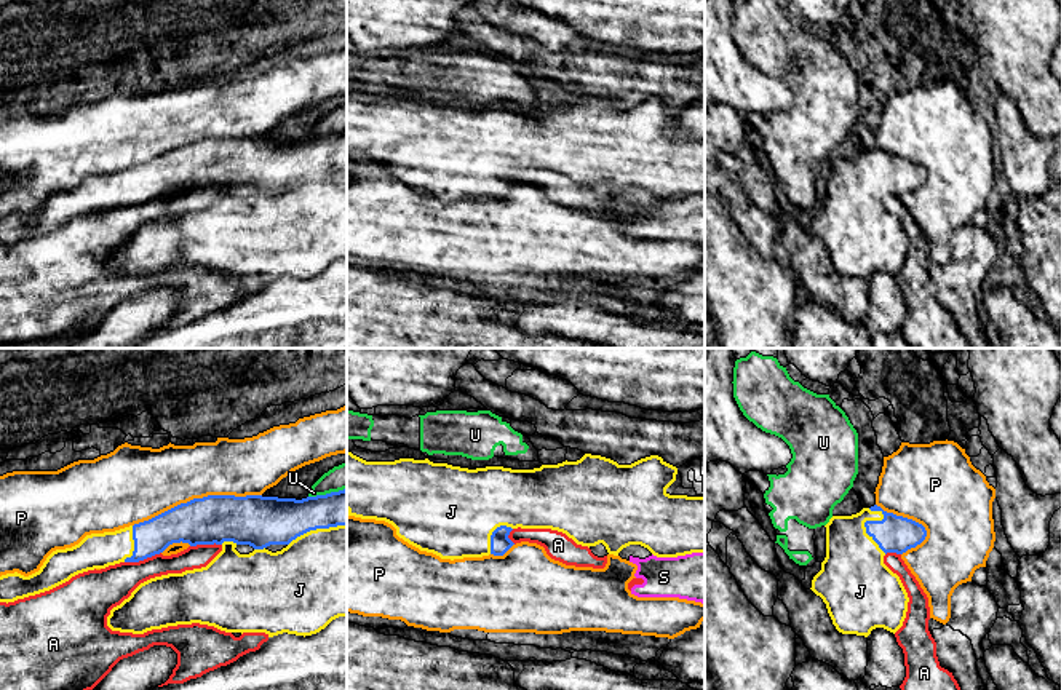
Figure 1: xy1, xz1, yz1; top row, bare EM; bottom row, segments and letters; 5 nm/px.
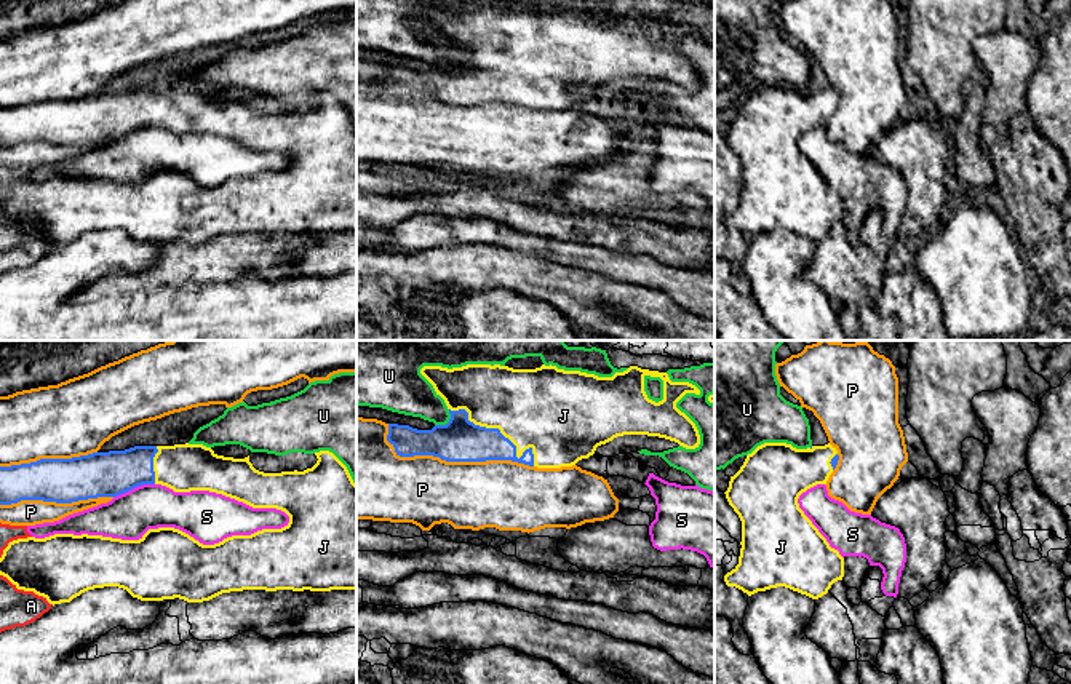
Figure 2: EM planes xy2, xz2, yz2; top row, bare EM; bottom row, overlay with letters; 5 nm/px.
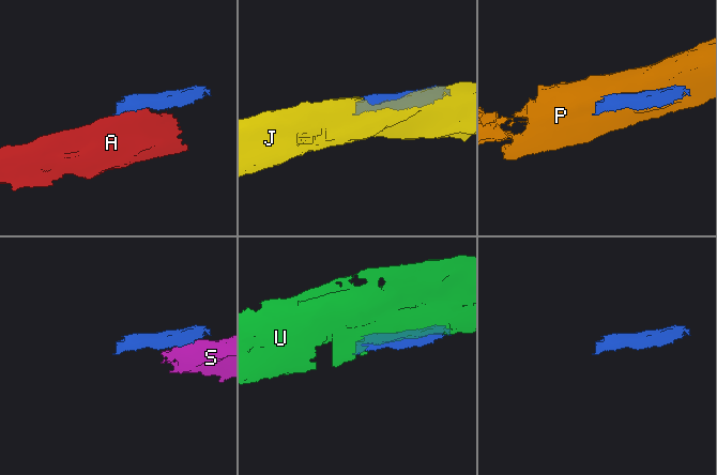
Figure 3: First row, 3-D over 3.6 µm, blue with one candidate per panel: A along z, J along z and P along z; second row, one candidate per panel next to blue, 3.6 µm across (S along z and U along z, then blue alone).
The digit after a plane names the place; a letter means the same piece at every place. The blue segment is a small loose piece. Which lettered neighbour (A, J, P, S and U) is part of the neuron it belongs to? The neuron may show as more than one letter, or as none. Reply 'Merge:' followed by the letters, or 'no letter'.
Merge: J

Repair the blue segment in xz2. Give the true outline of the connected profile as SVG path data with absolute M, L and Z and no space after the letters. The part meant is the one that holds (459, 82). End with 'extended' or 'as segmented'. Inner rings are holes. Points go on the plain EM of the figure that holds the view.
M467 6L452 11L424 8L420 16L444 42L451 61L432 72L388 66L387 83L400 99L433 97L446 104L512 102L537 110L561 110L588 101L598 88L623 77L659 78L686 91L700 86L695 66L676 50L686 35L700 37L700 32L689 24L671 24L667 14L630 8L612 19L598 19L551 6L536 11ZM646 18L663 22L662 43L647 40Z; extended

